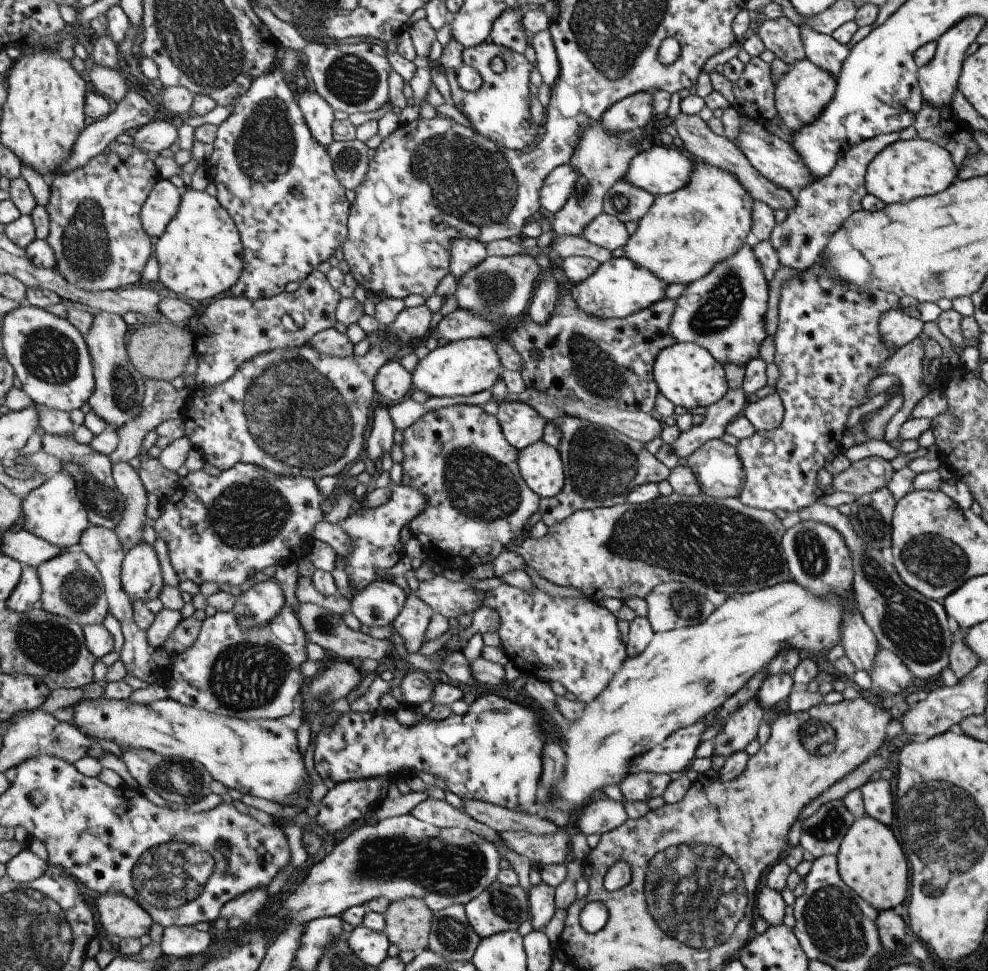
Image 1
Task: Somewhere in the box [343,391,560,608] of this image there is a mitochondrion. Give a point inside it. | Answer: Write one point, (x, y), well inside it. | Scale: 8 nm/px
(479, 486)

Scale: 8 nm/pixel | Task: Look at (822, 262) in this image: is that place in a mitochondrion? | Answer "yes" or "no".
no

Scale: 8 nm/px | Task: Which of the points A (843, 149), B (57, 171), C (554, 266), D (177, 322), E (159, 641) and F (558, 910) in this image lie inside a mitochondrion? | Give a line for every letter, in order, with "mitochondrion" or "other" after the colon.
A: other
B: other
C: other
D: other
E: other
F: other

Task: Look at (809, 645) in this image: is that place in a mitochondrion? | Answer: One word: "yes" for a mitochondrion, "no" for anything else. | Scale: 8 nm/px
no

